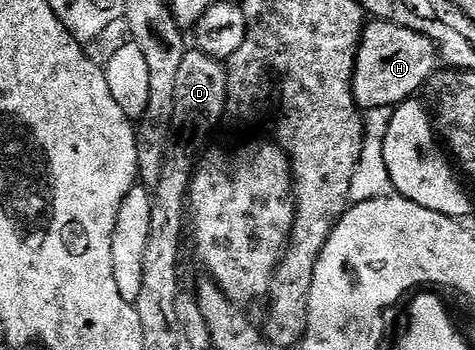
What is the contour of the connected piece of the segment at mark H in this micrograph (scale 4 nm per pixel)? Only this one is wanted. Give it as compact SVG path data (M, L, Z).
M371 20L363 27L363 34L359 37L359 47L355 52L355 70L351 73L351 95L360 111L366 112L373 108L392 108L400 102L414 99L415 94L426 85L431 75L436 73L437 51L433 43L425 36L413 32L409 28L401 28L392 22Z

